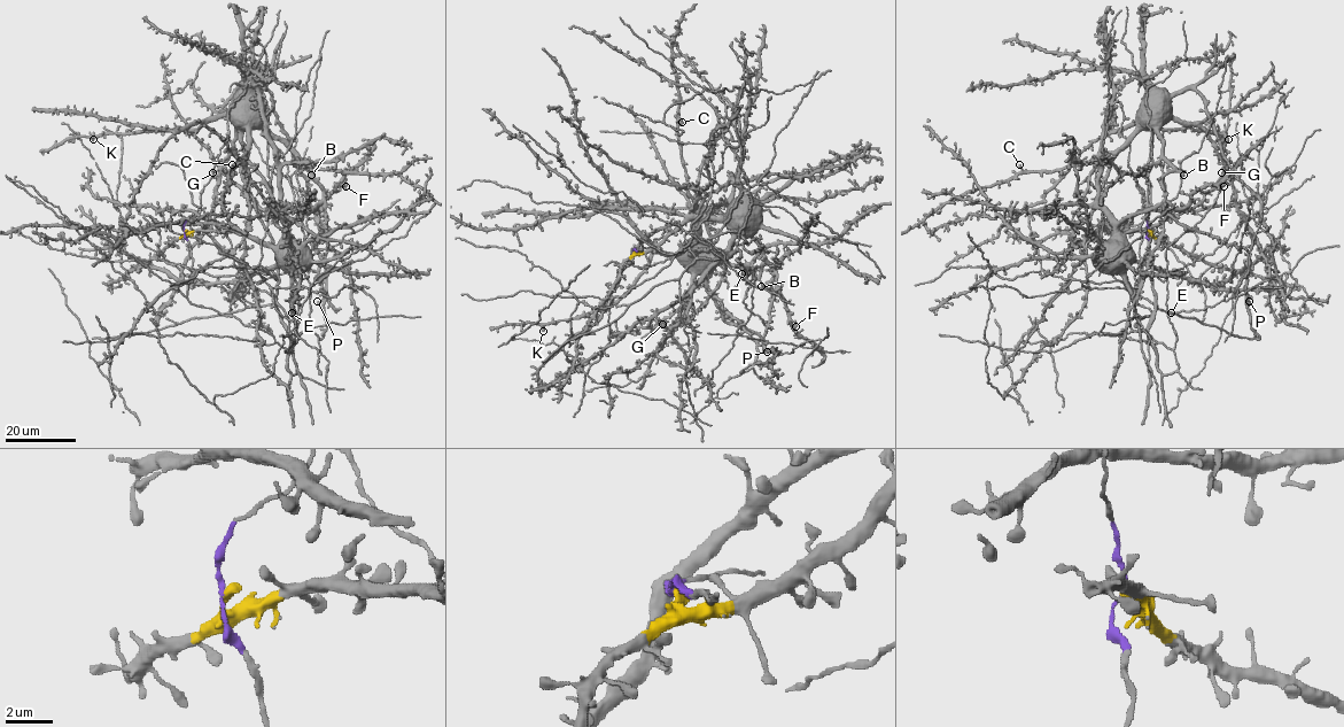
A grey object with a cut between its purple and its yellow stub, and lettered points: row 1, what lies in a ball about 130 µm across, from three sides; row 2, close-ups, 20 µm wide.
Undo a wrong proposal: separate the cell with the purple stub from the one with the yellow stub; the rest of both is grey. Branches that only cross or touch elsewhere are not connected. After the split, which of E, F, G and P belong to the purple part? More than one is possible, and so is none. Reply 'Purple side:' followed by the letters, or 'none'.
Purple side: E, P

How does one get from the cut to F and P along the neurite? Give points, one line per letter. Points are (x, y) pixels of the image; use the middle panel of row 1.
F: (634, 250), (652, 250), (693, 218), (739, 221), (770, 268), (771, 287), (783, 301), (787, 319), (795, 326)
P: (634, 250), (706, 239), (746, 280), (750, 206), (783, 208), (806, 233), (776, 265), (768, 353)

